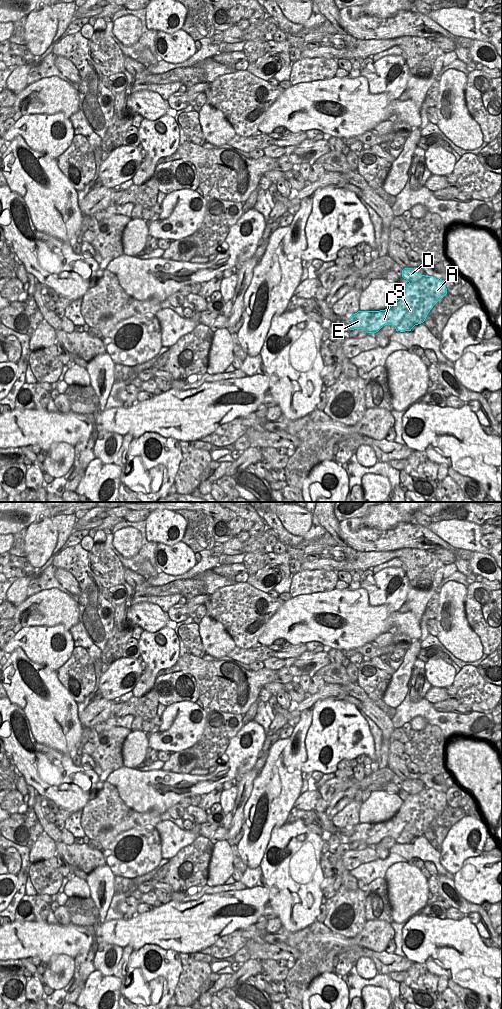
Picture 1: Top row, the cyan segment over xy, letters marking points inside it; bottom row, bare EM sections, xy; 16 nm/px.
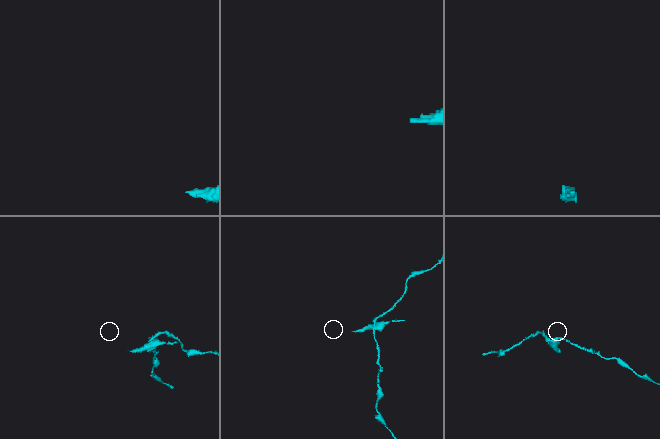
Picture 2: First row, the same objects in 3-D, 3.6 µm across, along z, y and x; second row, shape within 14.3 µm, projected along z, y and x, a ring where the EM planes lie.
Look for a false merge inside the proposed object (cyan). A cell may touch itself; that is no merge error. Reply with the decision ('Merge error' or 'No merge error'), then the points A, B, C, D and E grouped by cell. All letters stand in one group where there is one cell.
Merge error. Groups: A B C E / D

